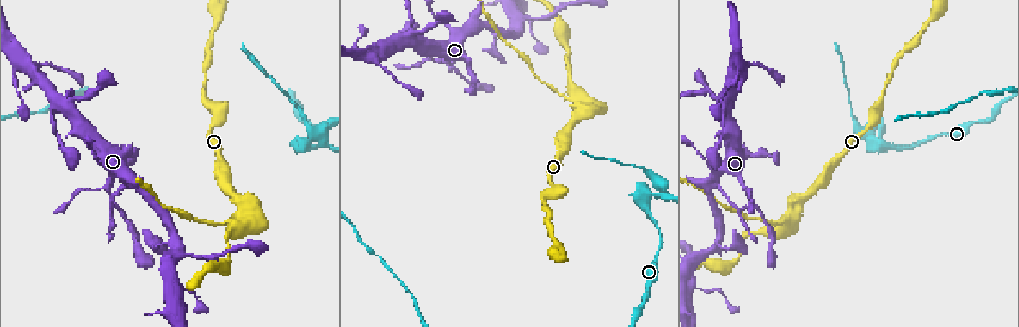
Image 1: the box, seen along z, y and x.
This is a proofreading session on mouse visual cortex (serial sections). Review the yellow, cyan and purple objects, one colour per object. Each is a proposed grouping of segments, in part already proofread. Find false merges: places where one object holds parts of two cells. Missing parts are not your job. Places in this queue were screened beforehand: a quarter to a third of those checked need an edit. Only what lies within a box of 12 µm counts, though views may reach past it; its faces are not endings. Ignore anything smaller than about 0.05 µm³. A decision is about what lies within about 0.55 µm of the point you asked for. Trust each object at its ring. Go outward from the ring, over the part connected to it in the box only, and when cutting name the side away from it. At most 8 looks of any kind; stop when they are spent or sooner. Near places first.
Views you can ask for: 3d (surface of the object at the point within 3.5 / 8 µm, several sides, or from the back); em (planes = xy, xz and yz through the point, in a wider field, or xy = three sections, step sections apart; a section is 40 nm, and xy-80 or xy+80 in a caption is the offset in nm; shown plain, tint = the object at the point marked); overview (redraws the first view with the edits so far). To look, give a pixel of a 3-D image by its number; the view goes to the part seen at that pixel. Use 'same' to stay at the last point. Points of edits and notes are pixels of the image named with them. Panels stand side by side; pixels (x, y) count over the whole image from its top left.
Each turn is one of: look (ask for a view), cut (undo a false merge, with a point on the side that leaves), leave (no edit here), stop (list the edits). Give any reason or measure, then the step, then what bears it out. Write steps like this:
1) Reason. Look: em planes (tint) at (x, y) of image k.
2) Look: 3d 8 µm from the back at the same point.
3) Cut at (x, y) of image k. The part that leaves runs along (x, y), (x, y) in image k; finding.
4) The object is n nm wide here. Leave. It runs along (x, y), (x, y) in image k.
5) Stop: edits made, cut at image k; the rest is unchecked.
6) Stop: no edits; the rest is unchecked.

Thin arm on a thick one. Look: 3d 8 µm at (777, 229) of image 1.

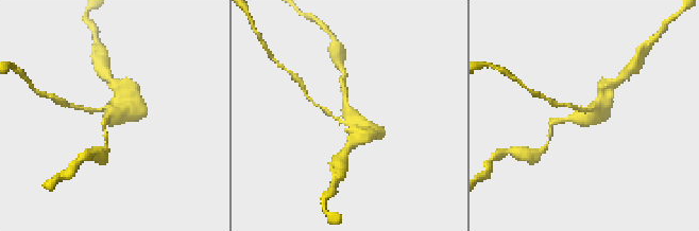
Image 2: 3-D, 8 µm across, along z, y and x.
Look: 3d 3.5 µm at (350, 115) of image 2.

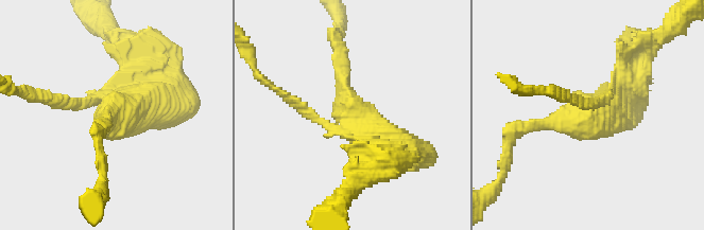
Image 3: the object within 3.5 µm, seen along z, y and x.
4 arms meet here; the arms are 150, 200, 450, 500 nm wide; now the EM. Look: em xy step 1 (tint) at (358, 120) of image 3.

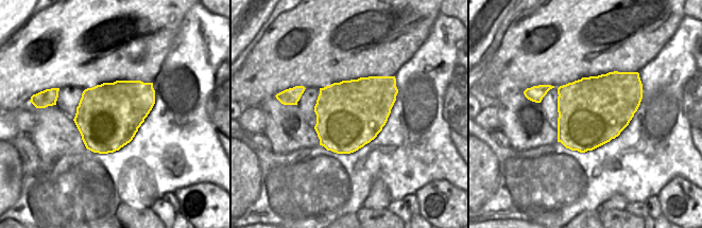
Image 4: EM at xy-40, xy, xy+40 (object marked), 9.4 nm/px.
Cut at (67, 106) of image 3. The part that leaves runs along (101, 98), (62, 105), (26, 94) in image 3; two cells meet here.

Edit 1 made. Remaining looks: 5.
See it whole again. Look: overview.

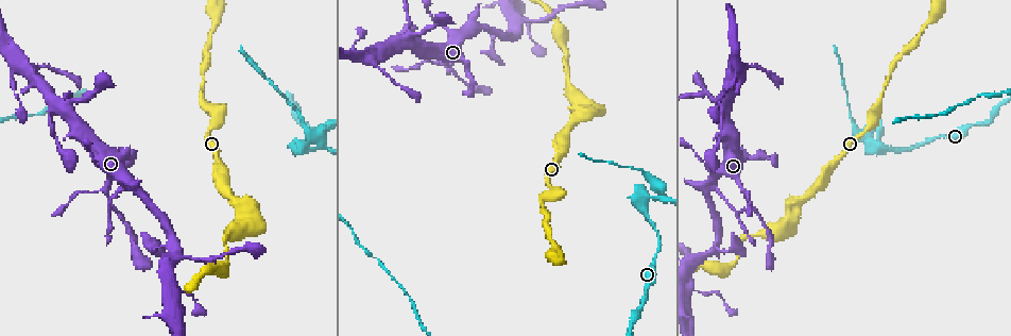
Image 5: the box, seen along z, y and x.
Branch point. Look: 3d 3.5 µm at (708, 185) of image 5.

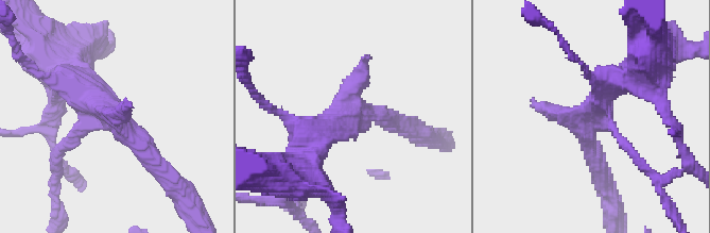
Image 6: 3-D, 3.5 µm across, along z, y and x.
Shape alone is not enough. Look: em xy step 5 (tint) at (348, 121) of image 6.

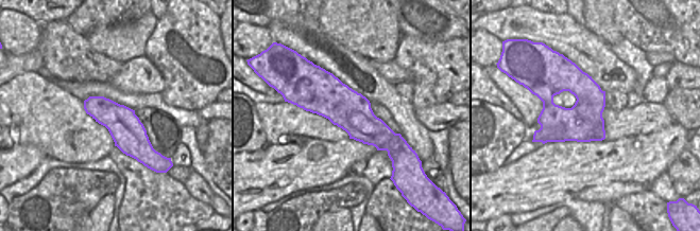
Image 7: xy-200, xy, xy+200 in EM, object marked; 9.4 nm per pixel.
Leave. Continuous, no second cell.

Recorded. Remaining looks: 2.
Looks like a crossing. Look: 3d 3.5 µm from the back at (65, 110) of image 5.

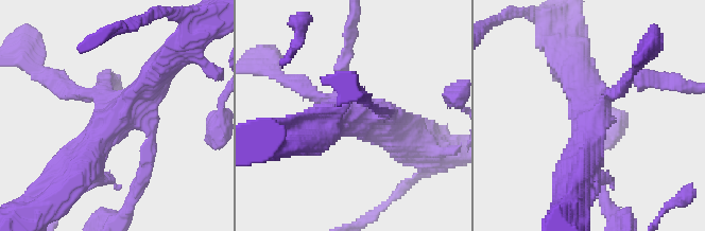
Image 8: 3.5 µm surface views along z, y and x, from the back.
Shape alone is not enough. Look: em xy step 1 (tint) at (352, 116) of image 8.

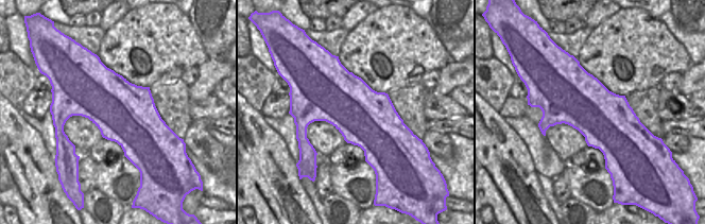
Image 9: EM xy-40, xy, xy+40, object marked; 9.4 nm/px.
Leave. It runs along (73, 173), (161, 68) in image 8; continuous, no second cell.

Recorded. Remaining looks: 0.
Stop: edits made, cut at image 3; the rest is unchecked.

